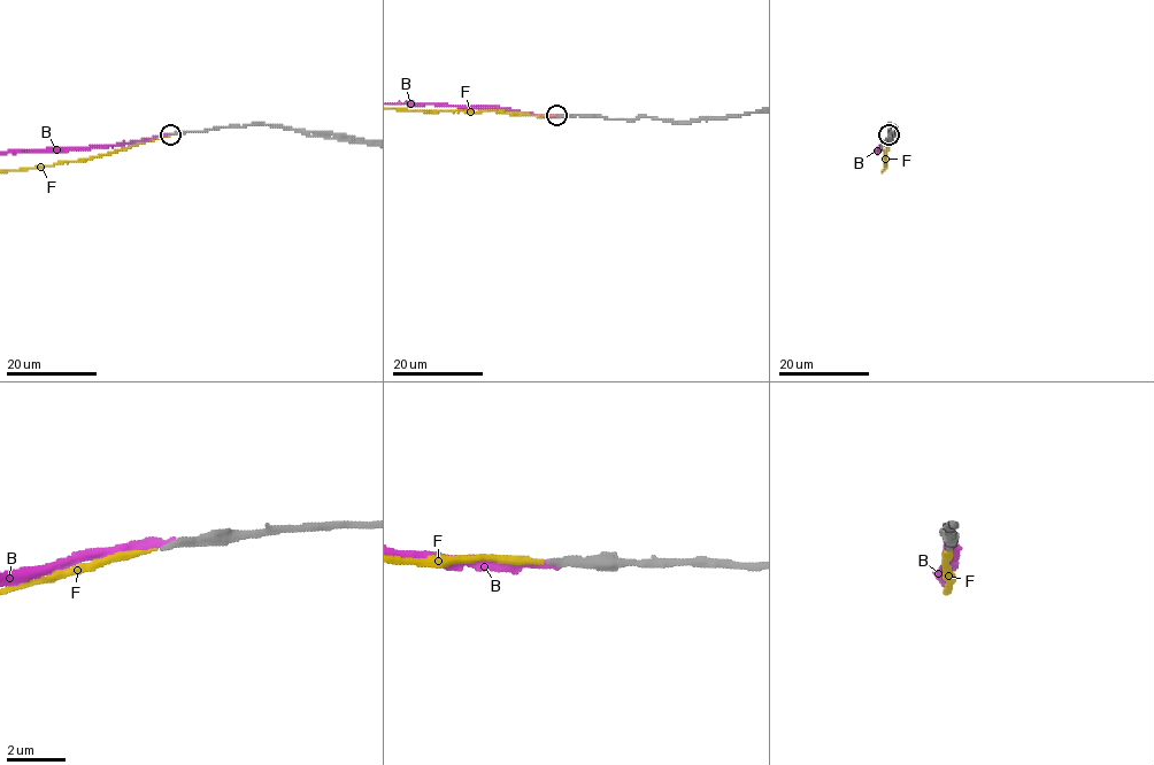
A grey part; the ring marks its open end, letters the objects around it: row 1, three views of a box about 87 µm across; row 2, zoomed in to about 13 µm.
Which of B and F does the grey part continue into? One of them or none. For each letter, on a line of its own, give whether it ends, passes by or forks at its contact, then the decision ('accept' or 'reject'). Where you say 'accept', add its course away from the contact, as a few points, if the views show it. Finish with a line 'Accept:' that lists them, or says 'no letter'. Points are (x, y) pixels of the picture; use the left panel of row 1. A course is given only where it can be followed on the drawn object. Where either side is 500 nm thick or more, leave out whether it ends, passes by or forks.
B: it ends; reject
F: it ends; accept
Accept: F

